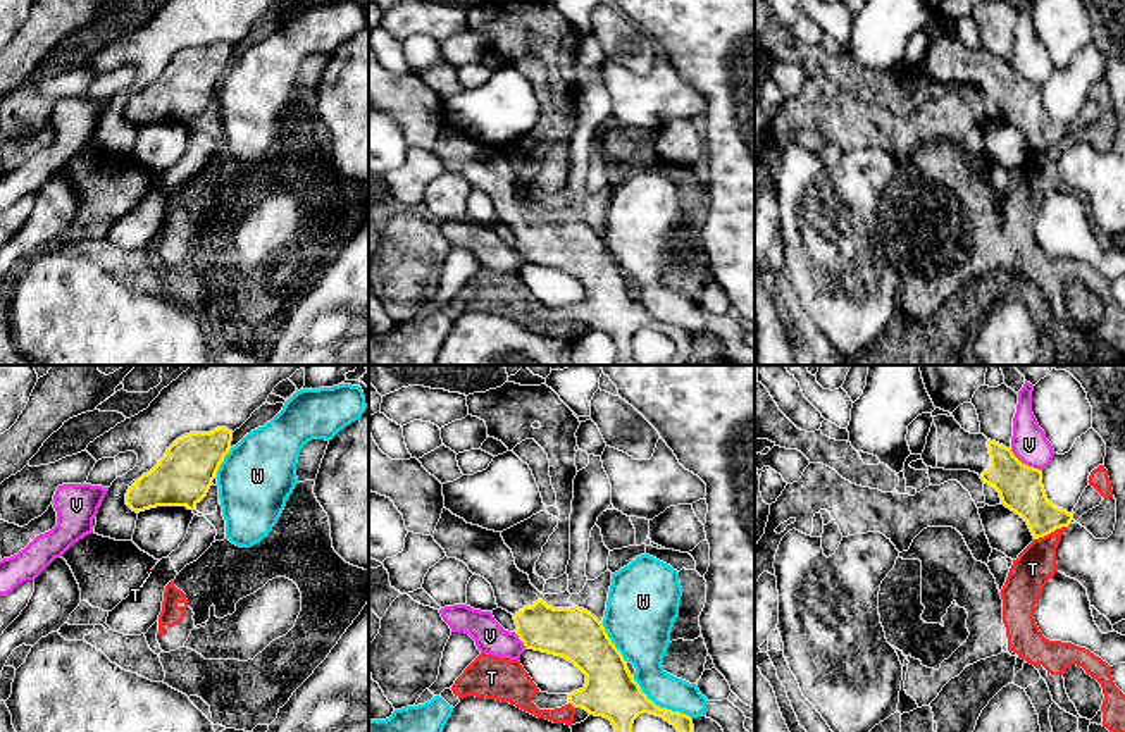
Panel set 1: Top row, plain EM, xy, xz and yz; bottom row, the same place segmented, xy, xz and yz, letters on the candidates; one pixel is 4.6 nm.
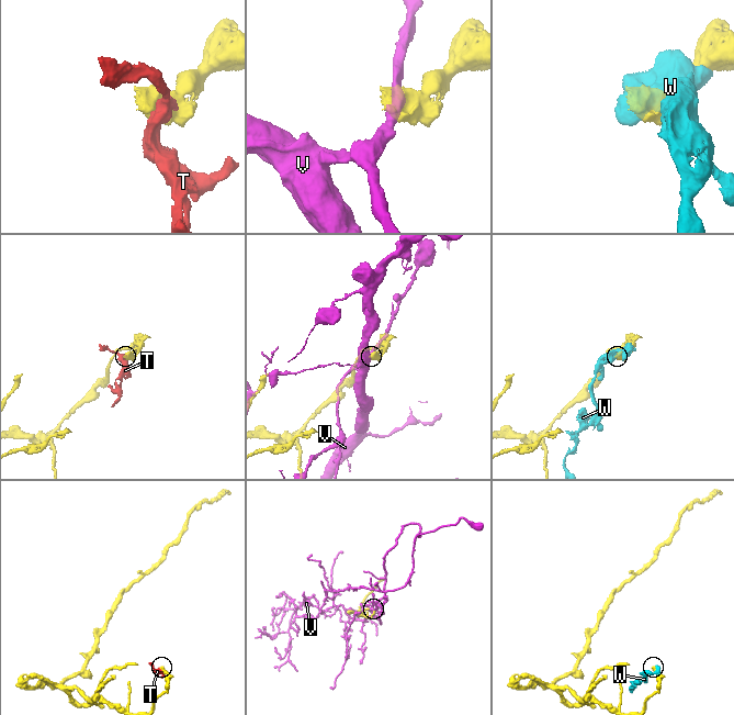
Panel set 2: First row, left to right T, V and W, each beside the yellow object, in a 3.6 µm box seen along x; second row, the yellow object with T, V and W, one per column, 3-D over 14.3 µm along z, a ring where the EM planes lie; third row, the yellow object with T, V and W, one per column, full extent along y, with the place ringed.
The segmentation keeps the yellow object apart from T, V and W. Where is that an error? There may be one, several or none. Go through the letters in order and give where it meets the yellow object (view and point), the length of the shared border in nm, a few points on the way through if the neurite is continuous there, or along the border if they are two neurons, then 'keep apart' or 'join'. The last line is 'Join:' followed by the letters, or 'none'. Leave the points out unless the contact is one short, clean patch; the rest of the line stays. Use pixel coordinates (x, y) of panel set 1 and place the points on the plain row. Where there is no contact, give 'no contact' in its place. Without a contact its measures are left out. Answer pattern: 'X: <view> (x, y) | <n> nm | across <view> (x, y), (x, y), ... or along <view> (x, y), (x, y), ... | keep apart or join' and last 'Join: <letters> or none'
T: yz (1050, 147) | 170 nm | keep apart
V: yz (1024, 78) | 190 nm | keep apart
W: xz (658, 321) | 340 nm | keep apart
Join: none

